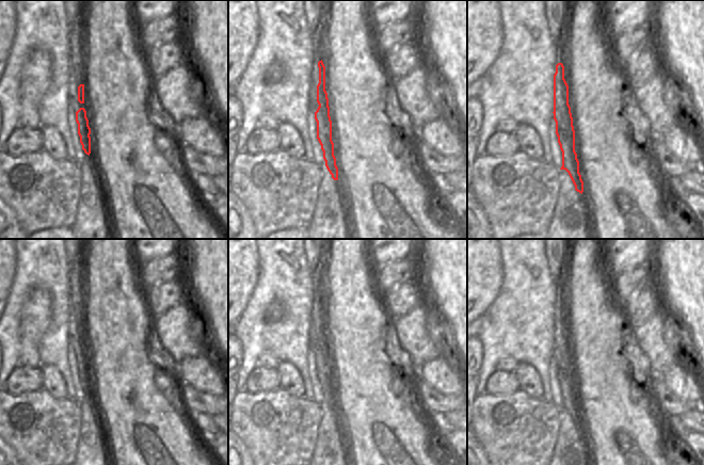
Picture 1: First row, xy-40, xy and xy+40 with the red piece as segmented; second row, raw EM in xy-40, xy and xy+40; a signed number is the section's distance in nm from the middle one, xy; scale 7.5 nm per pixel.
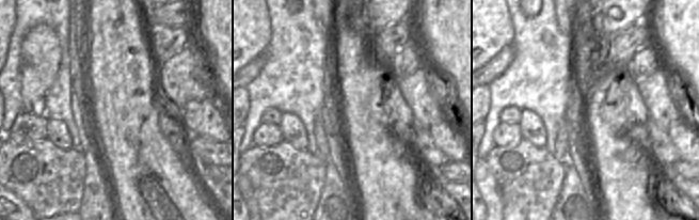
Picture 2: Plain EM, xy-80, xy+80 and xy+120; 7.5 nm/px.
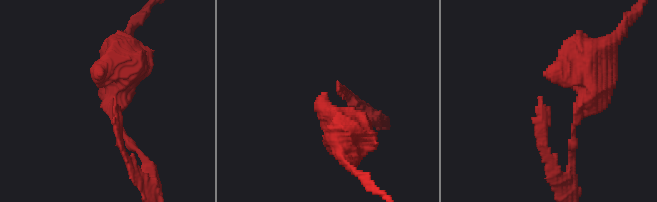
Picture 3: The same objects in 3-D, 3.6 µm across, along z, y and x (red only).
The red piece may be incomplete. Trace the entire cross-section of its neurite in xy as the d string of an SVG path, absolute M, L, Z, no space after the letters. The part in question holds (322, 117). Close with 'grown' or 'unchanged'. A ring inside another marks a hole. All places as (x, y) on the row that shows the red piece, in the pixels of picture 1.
M317 57L313 62L310 90L308 92L308 110L315 113L317 139L323 151L325 166L332 178L338 180L338 167L336 165L334 143L332 141L332 121L327 93L325 91L325 66L321 57Z; grown

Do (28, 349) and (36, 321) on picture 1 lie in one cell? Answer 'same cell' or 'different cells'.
same cell

